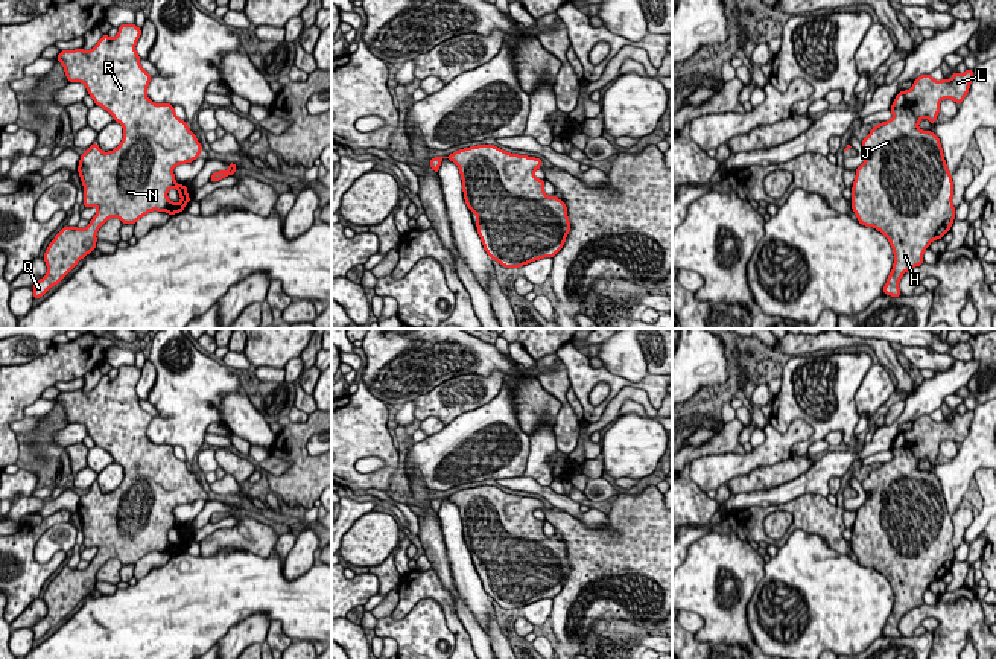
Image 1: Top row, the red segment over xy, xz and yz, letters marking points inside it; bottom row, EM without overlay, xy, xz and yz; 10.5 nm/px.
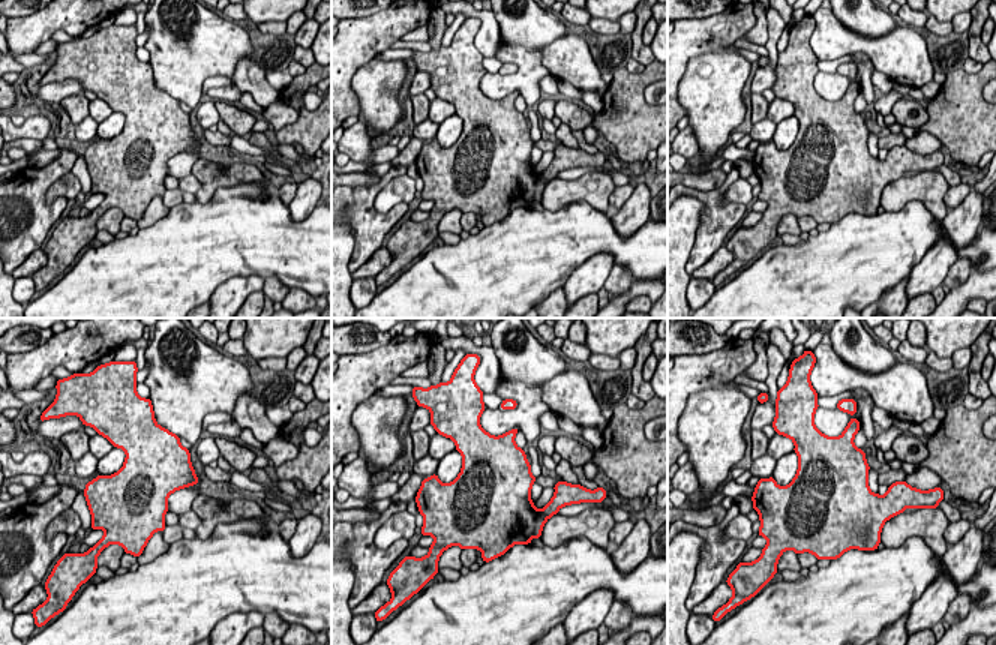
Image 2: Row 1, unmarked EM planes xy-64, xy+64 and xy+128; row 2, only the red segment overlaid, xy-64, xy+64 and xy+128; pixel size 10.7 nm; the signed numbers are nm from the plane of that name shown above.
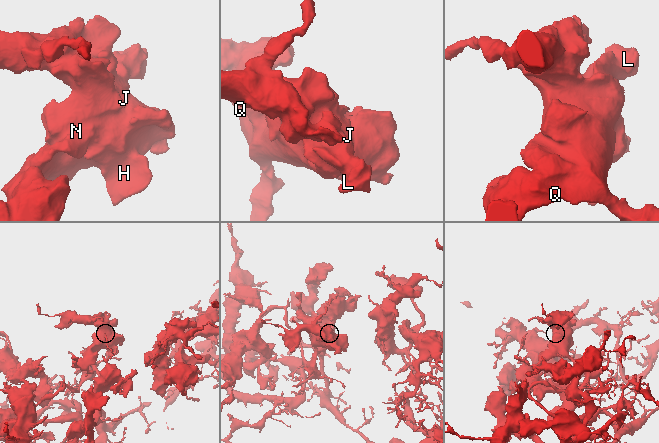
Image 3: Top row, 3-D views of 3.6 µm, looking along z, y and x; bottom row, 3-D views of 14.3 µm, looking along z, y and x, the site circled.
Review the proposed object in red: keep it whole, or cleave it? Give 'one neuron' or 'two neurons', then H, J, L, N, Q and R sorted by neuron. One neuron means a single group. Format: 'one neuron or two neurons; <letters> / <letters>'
one neuron; H J L N Q R

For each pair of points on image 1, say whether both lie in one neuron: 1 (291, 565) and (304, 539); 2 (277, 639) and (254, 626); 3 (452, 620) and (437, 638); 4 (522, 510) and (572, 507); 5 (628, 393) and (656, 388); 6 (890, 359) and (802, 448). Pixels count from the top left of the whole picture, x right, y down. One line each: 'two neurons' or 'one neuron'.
1: one neuron
2: two neurons
3: two neurons
4: two neurons
5: two neurons
6: two neurons

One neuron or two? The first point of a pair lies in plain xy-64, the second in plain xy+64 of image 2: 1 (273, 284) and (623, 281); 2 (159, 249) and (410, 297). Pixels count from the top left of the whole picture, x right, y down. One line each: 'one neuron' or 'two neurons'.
1: one neuron
2: one neuron

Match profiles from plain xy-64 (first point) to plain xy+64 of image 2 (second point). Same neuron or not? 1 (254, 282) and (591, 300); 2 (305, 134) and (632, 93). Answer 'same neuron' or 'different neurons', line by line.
1: different neurons
2: same neuron

